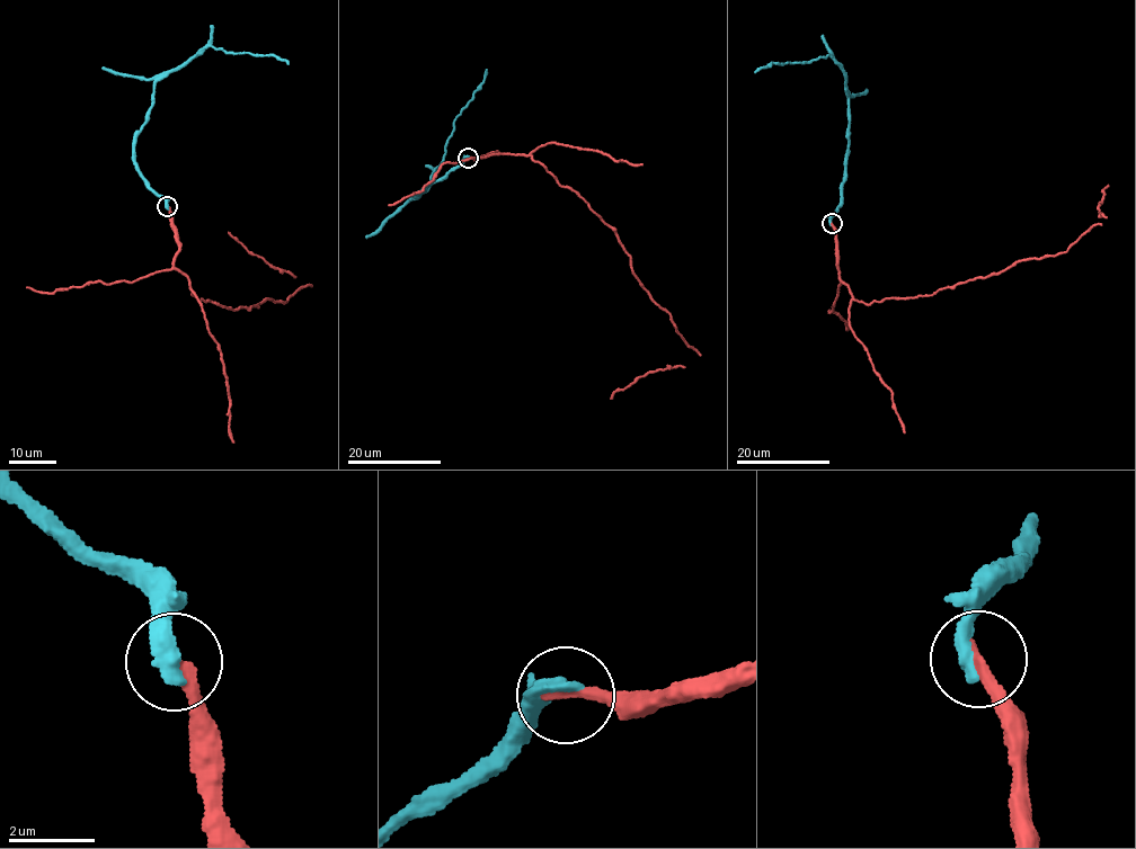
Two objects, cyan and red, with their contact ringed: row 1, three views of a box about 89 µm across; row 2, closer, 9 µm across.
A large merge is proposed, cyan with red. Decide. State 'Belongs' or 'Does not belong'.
Belongs

